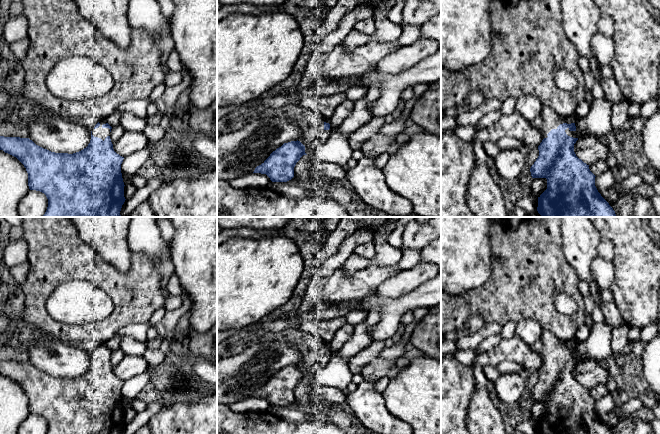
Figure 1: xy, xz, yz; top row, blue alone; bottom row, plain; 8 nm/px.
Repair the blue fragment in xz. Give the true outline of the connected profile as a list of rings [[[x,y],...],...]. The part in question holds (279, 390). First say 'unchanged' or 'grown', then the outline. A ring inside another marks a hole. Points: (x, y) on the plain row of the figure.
unchanged | [[[300,365],[284,367],[253,397],[266,398],[272,406],[287,406],[294,401],[294,391],[305,377],[305,370]]]

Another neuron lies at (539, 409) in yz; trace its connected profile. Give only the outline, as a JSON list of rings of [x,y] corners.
[[[532,402],[531,408],[531,418],[536,421],[540,421],[540,419],[547,413],[546,402]]]

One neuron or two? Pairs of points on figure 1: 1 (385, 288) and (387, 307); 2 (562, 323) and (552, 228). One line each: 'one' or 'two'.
1: two
2: one

